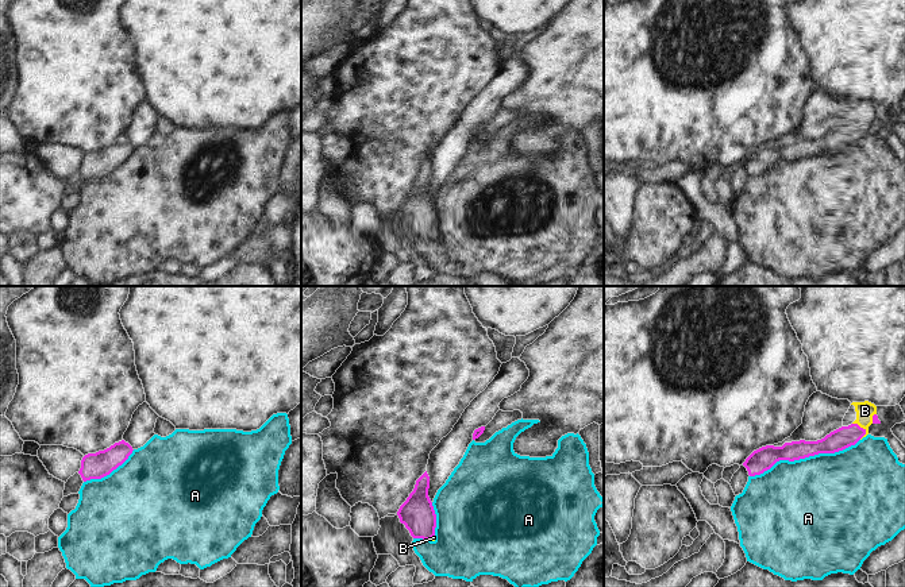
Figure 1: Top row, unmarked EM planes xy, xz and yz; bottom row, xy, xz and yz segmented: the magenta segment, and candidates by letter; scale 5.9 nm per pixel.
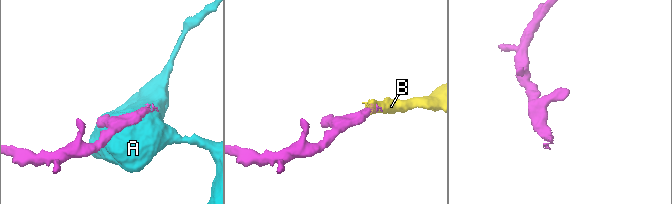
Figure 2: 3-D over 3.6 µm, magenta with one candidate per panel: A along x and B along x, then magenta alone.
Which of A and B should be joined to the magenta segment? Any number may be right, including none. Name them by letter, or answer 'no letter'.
B

